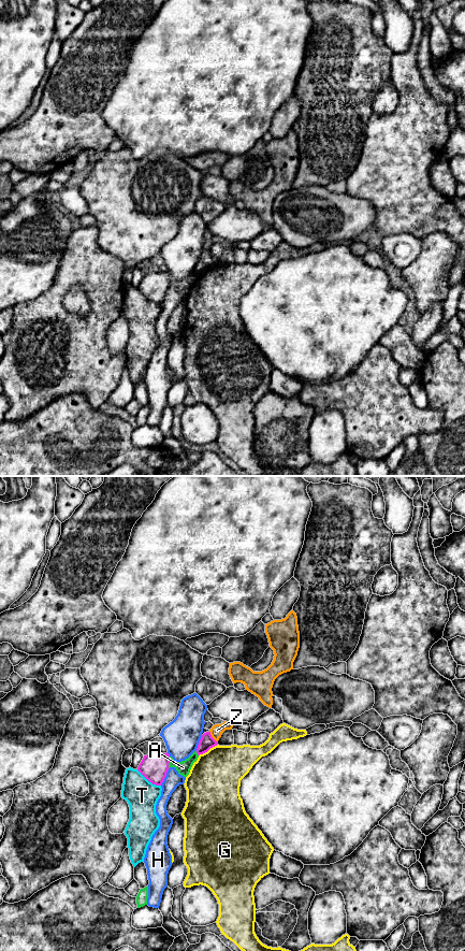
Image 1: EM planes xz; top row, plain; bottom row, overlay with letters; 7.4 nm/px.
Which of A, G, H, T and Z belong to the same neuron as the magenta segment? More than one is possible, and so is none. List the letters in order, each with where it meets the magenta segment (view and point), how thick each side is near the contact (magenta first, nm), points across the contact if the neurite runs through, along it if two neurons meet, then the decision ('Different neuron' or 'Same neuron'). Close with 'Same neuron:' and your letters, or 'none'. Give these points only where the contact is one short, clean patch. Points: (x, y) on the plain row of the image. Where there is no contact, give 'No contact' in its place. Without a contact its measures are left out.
A: Touches magenta at xz (169, 281). Thickness 200 nm (magenta) against 100 nm. Different neuron
G: Touches magenta at xz (207, 269). Thickness 110 nm (magenta) against 400 nm. Different neuron
H: Touches magenta at xz (164, 296). Thickness 200 nm (magenta) against 120 nm. Different neuron
T: Touches magenta at xz (148, 299). Thickness 200 nm (magenta) against 240 nm. Different neuron
Z: Touches magenta at xz (211, 255). Thickness 110 nm (magenta) against 90 nm. Boundary: xz (209, 249), (209, 253), (217, 260). Different neuron
Same neuron: none

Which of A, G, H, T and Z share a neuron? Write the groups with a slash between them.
A / G / H / T / Z

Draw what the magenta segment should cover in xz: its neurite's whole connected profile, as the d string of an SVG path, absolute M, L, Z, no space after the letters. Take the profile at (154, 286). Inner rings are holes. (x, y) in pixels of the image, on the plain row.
M155 272L144 274L137 289L152 303L161 304L169 289L170 273Z

